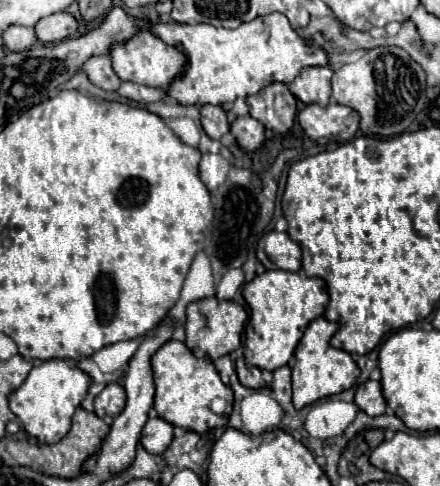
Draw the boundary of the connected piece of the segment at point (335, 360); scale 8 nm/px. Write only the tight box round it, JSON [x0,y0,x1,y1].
[293,316,359,410]

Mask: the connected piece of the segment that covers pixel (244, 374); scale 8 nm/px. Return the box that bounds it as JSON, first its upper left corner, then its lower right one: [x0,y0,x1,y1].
[235,360,265,390]

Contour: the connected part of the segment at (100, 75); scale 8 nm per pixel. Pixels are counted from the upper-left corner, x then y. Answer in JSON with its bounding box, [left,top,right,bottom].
[83,56,121,90]

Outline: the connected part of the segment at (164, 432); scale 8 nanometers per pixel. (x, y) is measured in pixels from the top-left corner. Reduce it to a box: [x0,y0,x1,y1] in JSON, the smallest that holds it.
[141,418,173,454]

